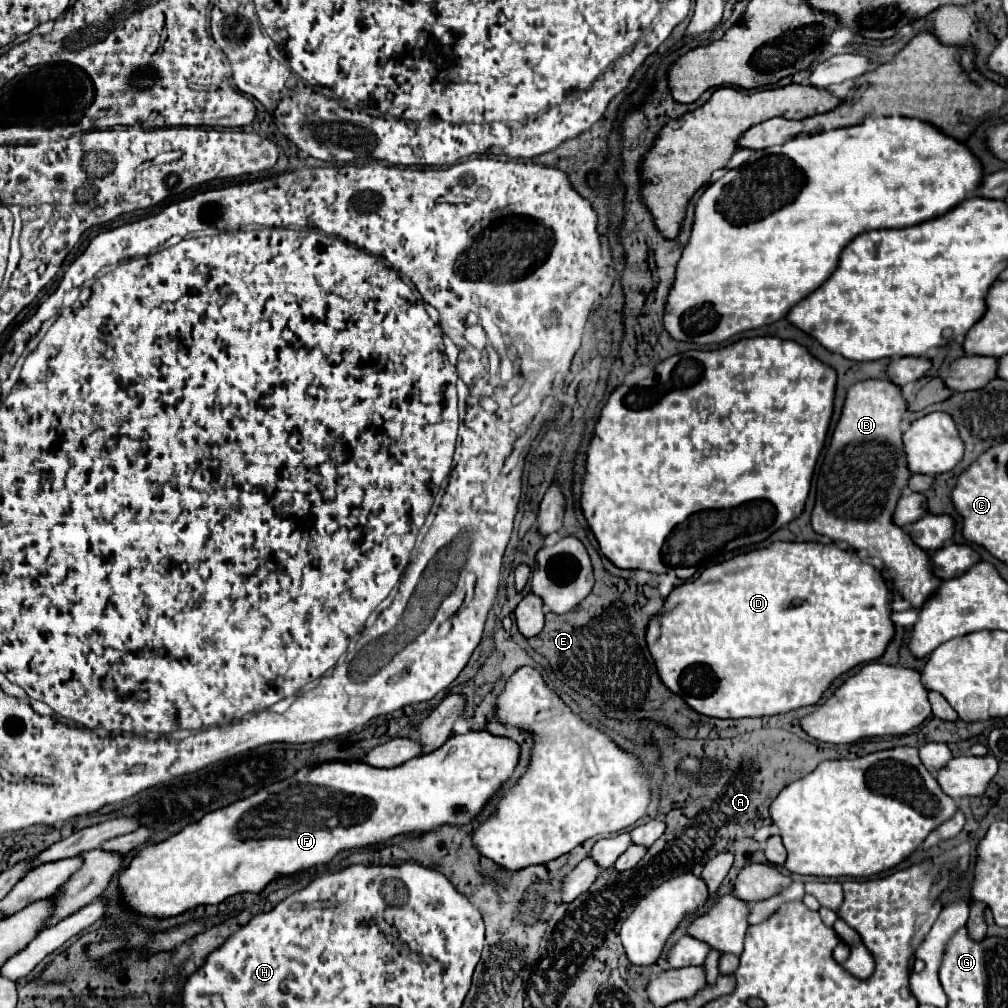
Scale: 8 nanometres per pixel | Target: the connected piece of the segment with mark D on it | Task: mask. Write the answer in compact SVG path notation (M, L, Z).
M771 543L769 547L755 549L743 555L737 555L729 561L717 563L707 567L697 579L685 581L679 587L675 587L663 601L663 607L659 613L655 613L647 627L647 649L651 657L655 659L655 667L659 671L659 677L663 685L669 687L675 695L679 695L693 711L707 715L707 717L721 717L721 719L739 719L739 717L765 717L765 715L777 715L791 709L815 705L823 691L833 683L835 677L847 673L849 669L875 661L883 655L887 643L893 637L893 623L889 619L891 607L887 601L887 587L877 569L863 563L855 553L843 551L837 545L821 545L821 543Z

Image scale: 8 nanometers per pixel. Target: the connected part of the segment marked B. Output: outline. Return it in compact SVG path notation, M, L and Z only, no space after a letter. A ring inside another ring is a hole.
M867 379L855 383L847 389L845 405L841 417L835 425L831 443L825 451L821 473L817 473L817 495L815 495L815 509L811 513L811 527L819 535L827 535L833 541L843 541L851 545L855 551L867 551L869 557L879 557L887 571L893 571L893 589L901 593L911 607L919 609L931 593L939 587L941 579L931 575L929 569L929 555L919 549L911 537L897 525L893 525L893 511L897 505L897 495L901 495L907 487L907 479L911 477L905 457L903 457L903 441L901 441L901 419L907 411L907 403L901 397L897 385L887 379Z

